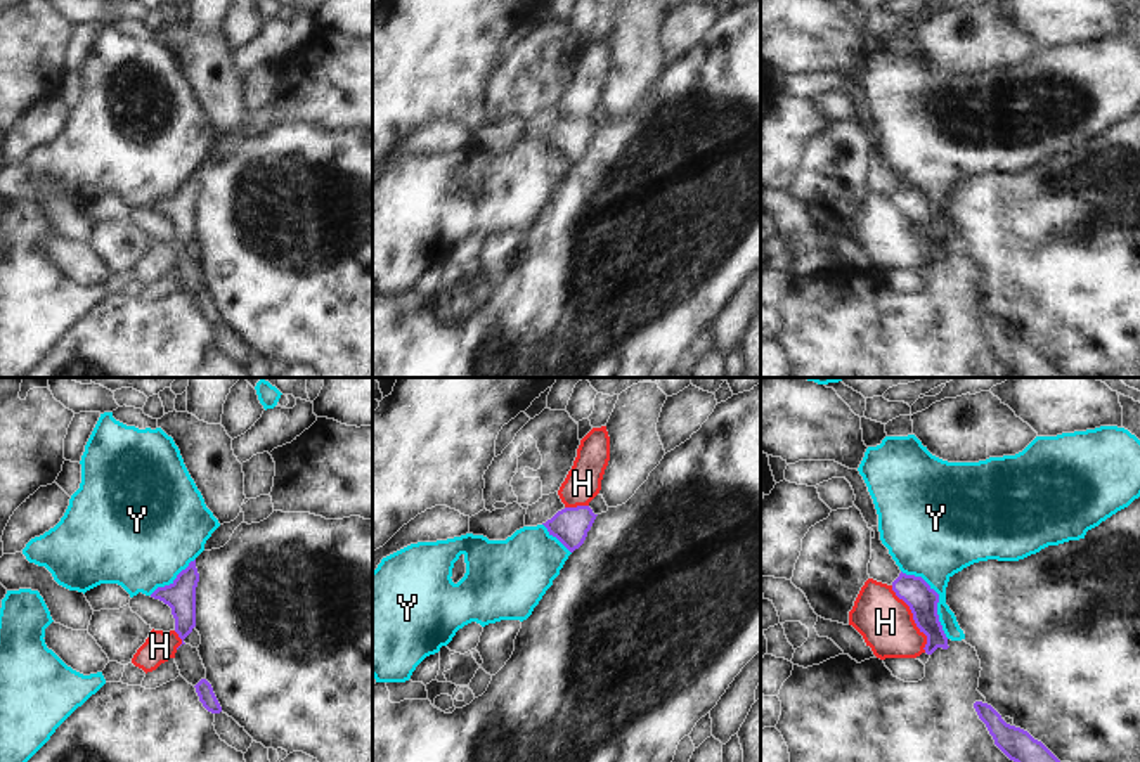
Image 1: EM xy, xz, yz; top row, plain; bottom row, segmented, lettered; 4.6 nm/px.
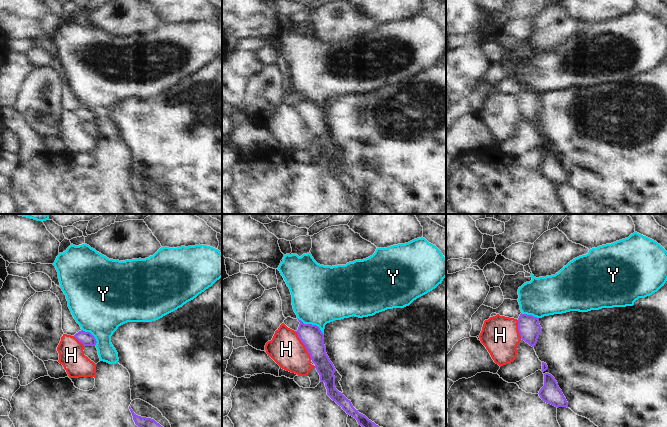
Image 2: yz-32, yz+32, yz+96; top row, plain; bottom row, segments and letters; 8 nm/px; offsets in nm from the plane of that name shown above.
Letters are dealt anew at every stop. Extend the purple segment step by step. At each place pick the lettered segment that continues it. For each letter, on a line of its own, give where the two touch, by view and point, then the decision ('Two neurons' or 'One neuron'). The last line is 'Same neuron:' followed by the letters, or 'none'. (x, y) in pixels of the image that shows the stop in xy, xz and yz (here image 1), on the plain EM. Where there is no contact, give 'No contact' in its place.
H: Touches purple at yz (913, 231). Two neurons
Y: Touches purple at yz (938, 210). Two neurons
Same neuron: none.

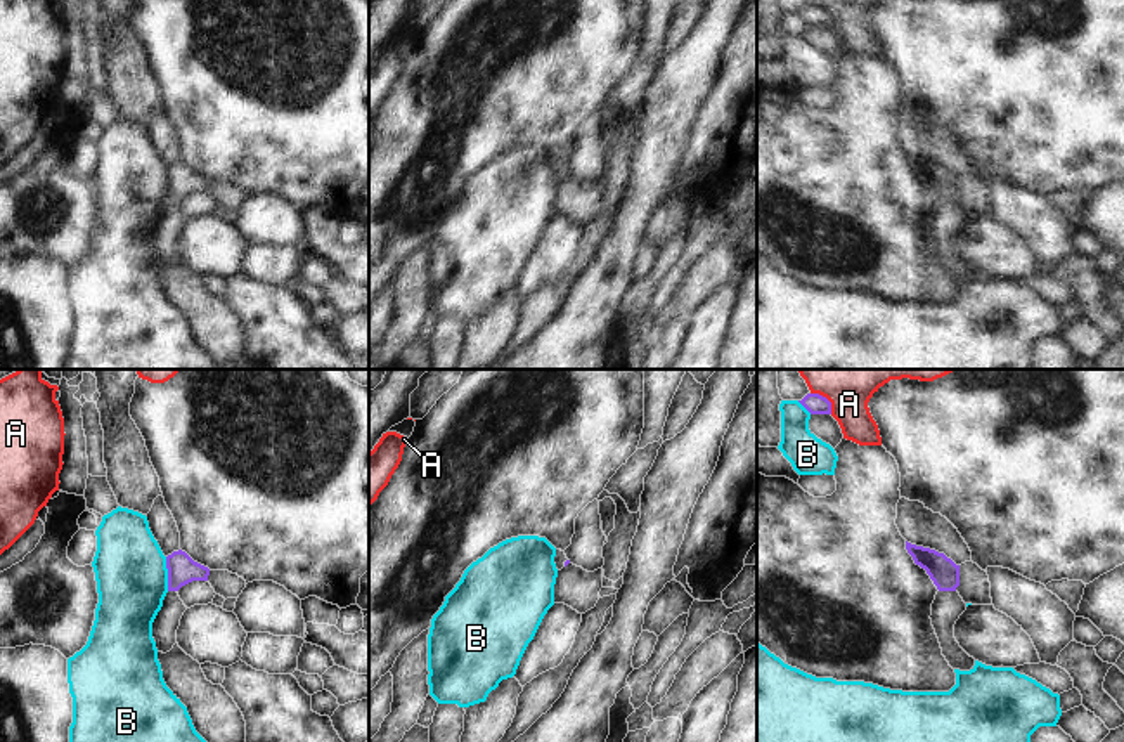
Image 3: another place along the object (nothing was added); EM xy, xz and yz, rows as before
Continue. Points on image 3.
A: Touches purple at yz (826, 11). Two neurons
B: Touches purple at xy (168, 186). Two neurons
Same neuron: none.

